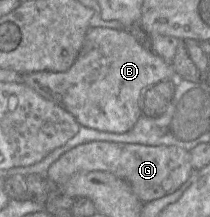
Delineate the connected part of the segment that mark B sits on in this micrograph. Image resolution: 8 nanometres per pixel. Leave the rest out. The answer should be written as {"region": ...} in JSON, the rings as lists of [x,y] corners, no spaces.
{"region":[[[90,27],[69,70],[30,73],[24,83],[72,114],[80,126],[124,133],[131,130],[142,115],[142,93],[158,82],[171,79],[176,79],[171,62],[145,48],[126,29]]]}

